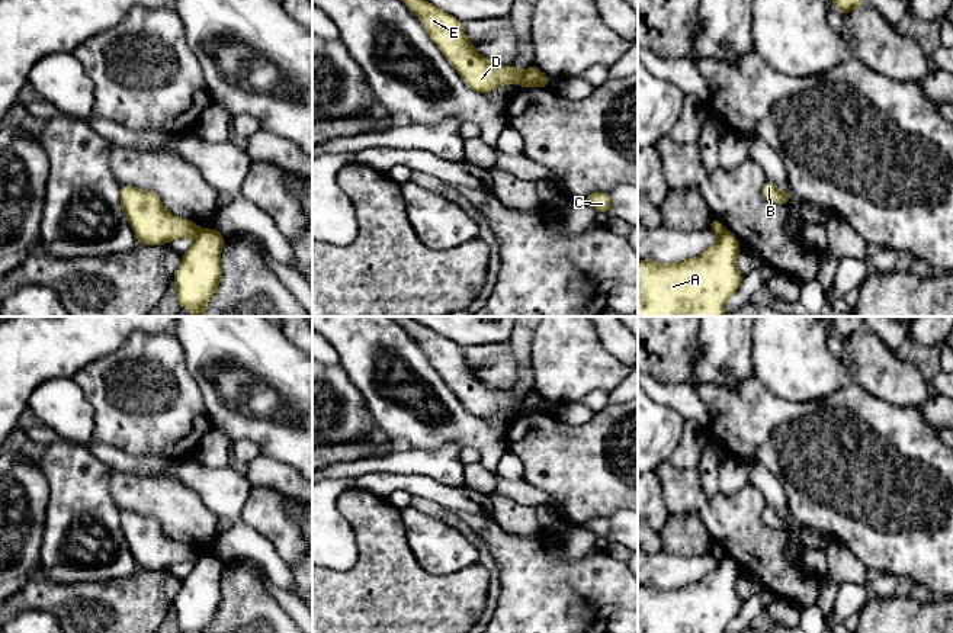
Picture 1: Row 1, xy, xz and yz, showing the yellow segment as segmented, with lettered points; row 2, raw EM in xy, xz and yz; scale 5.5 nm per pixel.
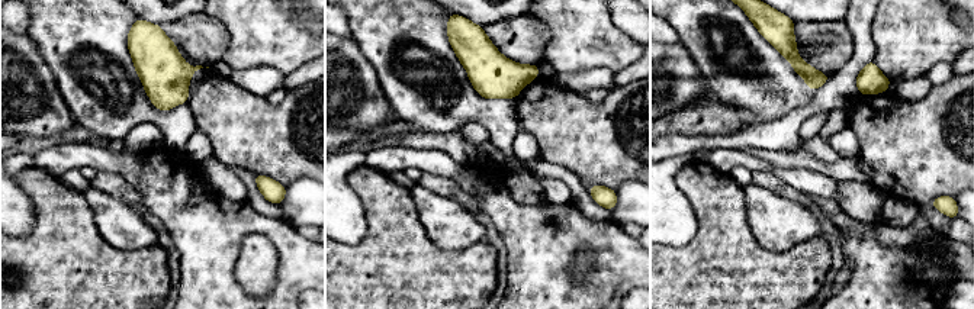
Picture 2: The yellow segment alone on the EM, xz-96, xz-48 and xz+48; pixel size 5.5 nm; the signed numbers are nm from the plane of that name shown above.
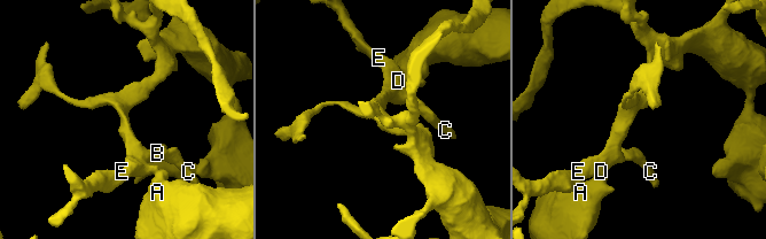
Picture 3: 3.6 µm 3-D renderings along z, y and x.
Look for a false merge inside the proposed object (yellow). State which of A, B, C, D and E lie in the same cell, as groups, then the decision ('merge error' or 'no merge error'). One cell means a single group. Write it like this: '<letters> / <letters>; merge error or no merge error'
A / B C D E; merge error

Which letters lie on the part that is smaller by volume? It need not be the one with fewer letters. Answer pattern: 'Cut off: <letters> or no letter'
Cut off: A

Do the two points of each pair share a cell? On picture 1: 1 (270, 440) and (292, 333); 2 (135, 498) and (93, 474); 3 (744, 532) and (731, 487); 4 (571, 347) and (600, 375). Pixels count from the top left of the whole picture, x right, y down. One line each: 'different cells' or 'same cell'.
1: different cells
2: different cells
3: different cells
4: same cell

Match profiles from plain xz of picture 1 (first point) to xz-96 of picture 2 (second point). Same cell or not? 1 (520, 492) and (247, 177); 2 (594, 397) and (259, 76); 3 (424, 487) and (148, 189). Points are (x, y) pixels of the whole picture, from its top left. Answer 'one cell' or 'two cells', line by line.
1: one cell
2: one cell
3: two cells

